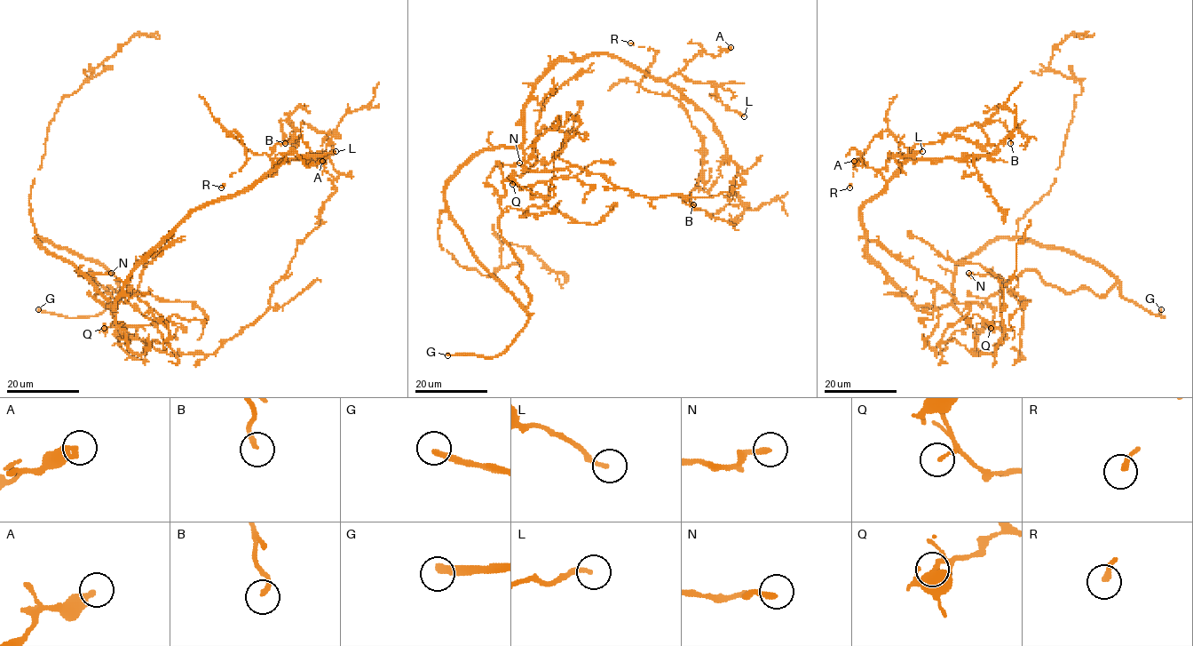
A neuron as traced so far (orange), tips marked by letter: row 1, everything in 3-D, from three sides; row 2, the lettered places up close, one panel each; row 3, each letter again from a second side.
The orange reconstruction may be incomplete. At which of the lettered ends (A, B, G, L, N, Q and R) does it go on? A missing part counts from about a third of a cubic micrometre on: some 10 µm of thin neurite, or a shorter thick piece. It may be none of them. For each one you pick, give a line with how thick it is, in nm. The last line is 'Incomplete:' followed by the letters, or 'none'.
G: calibre 320 nm
Incomplete: G

